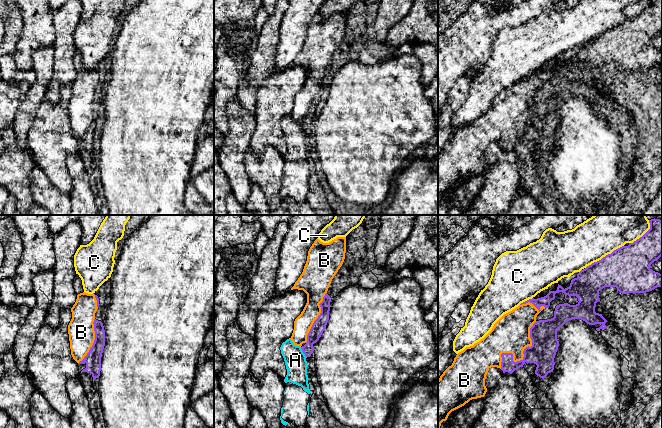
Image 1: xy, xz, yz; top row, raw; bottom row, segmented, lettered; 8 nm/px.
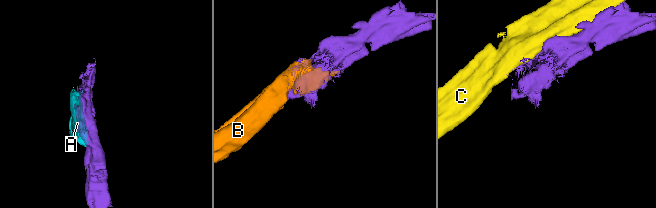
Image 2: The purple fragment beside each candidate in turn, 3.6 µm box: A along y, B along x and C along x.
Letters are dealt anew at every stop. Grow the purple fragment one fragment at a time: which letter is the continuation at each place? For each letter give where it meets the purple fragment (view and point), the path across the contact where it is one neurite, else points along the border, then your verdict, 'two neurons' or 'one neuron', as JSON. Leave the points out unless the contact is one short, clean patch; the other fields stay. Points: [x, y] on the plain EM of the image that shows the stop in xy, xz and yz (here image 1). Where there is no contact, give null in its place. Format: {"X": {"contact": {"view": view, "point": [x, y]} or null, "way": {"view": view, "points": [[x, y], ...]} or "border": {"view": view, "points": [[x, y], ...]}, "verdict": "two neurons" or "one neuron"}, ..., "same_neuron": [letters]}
{"A": {"contact": {"view": "xz", "point": [303, 128]}, "verdict": "two neurons"}, "B": {"contact": {"view": "yz", "point": [523, 134]}, "verdict": "one neuron"}, "C": {"contact": {"view": "yz", "point": [605, 32]}, "verdict": "two neurons"}, "same_neuron": ["B"]}

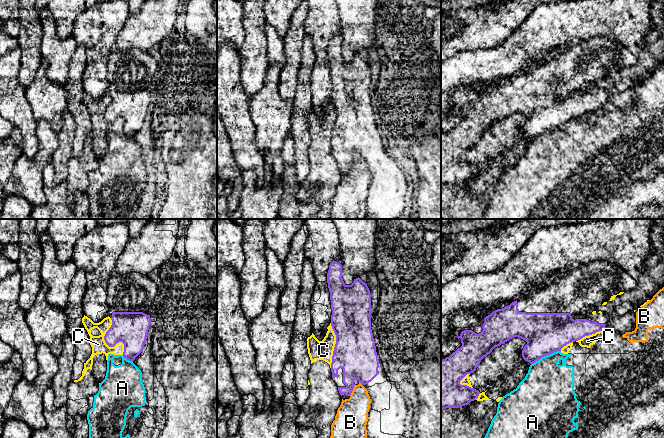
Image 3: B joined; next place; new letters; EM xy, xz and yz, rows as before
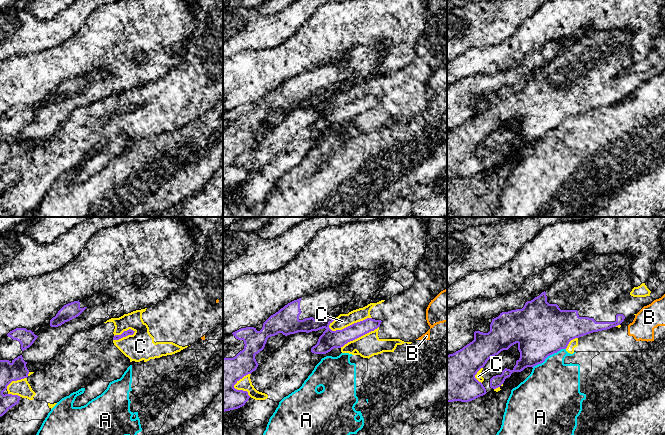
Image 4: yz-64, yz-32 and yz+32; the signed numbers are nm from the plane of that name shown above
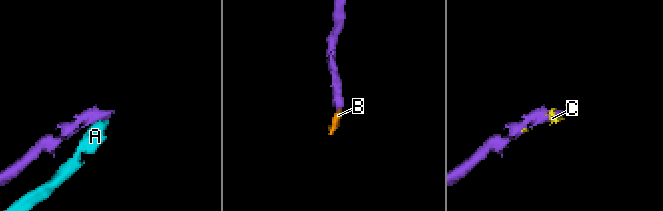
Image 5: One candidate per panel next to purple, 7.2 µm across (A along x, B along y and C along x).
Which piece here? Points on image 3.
{"A": {"contact": {"view": "yz", "point": [545, 131]}, "border": {"view": "yz", "points": [[560, 126], [544, 131], [531, 140]]}, "verdict": "two neurons"}, "B": {"contact": {"view": "xz", "point": [352, 166]}, "border": {"view": "xz", "points": [[355, 161], [349, 171]]}, "verdict": "two neurons"}, "C": {"contact": {"view": "xy", "point": [107, 120]}, "verdict": "two neurons"}, "same_neuron": []}

